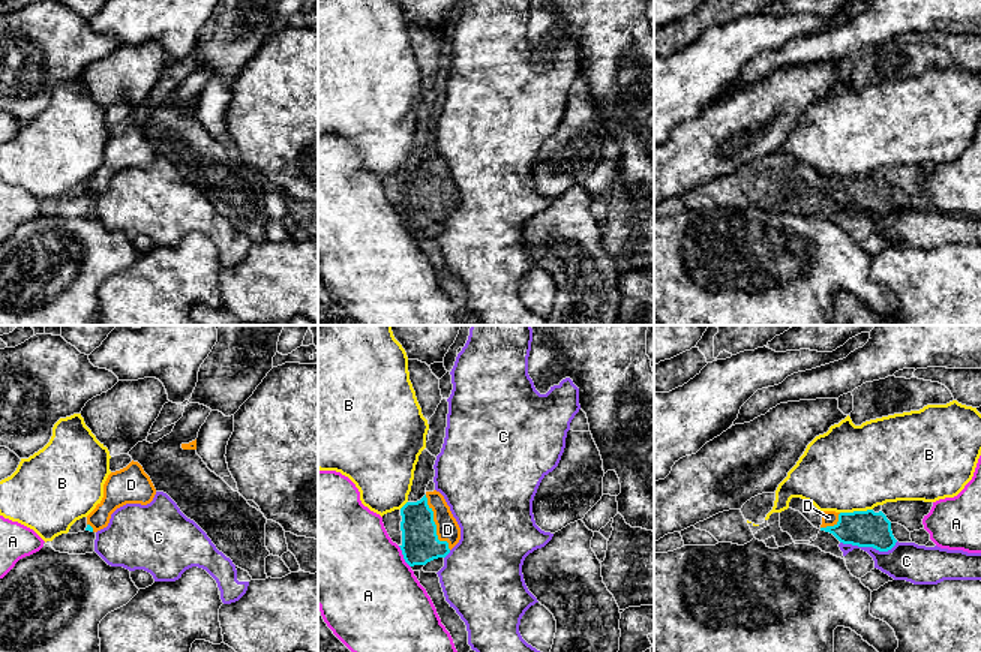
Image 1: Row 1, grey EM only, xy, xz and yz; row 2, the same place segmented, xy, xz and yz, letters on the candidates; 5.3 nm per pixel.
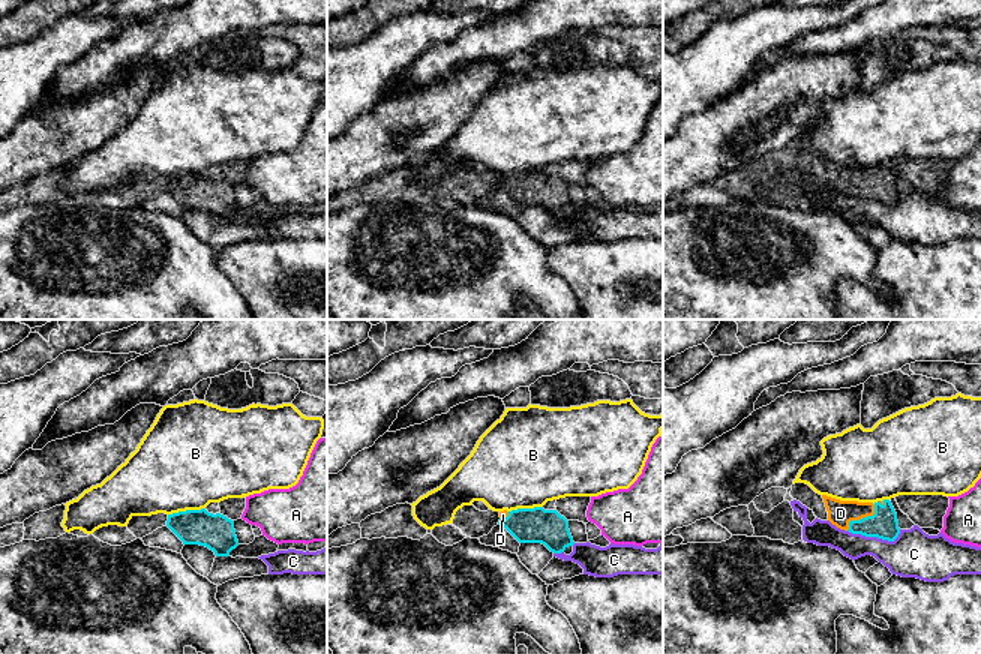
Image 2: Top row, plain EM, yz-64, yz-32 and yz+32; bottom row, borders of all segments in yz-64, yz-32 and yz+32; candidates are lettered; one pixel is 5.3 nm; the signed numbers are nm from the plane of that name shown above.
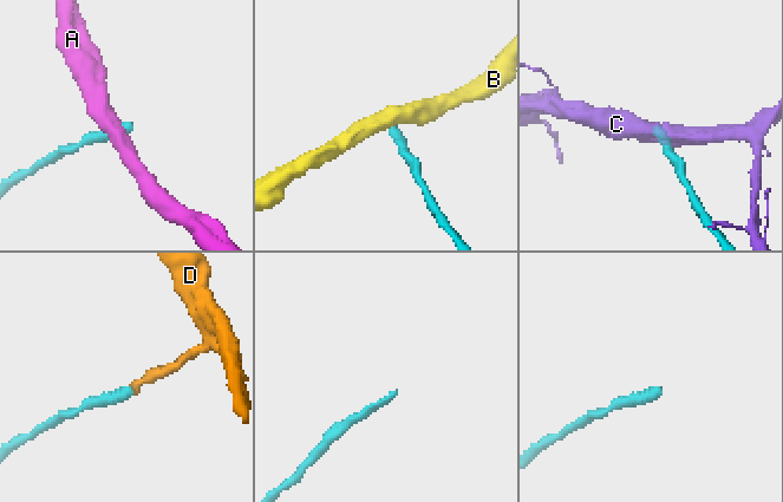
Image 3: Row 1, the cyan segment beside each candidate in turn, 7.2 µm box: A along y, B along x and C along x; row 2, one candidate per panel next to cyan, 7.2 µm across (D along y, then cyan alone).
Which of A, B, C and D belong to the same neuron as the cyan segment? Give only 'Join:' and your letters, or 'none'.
Join: D

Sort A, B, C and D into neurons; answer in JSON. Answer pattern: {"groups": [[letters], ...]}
{"groups": [["A"], ["B"], ["C"], ["D"]]}

